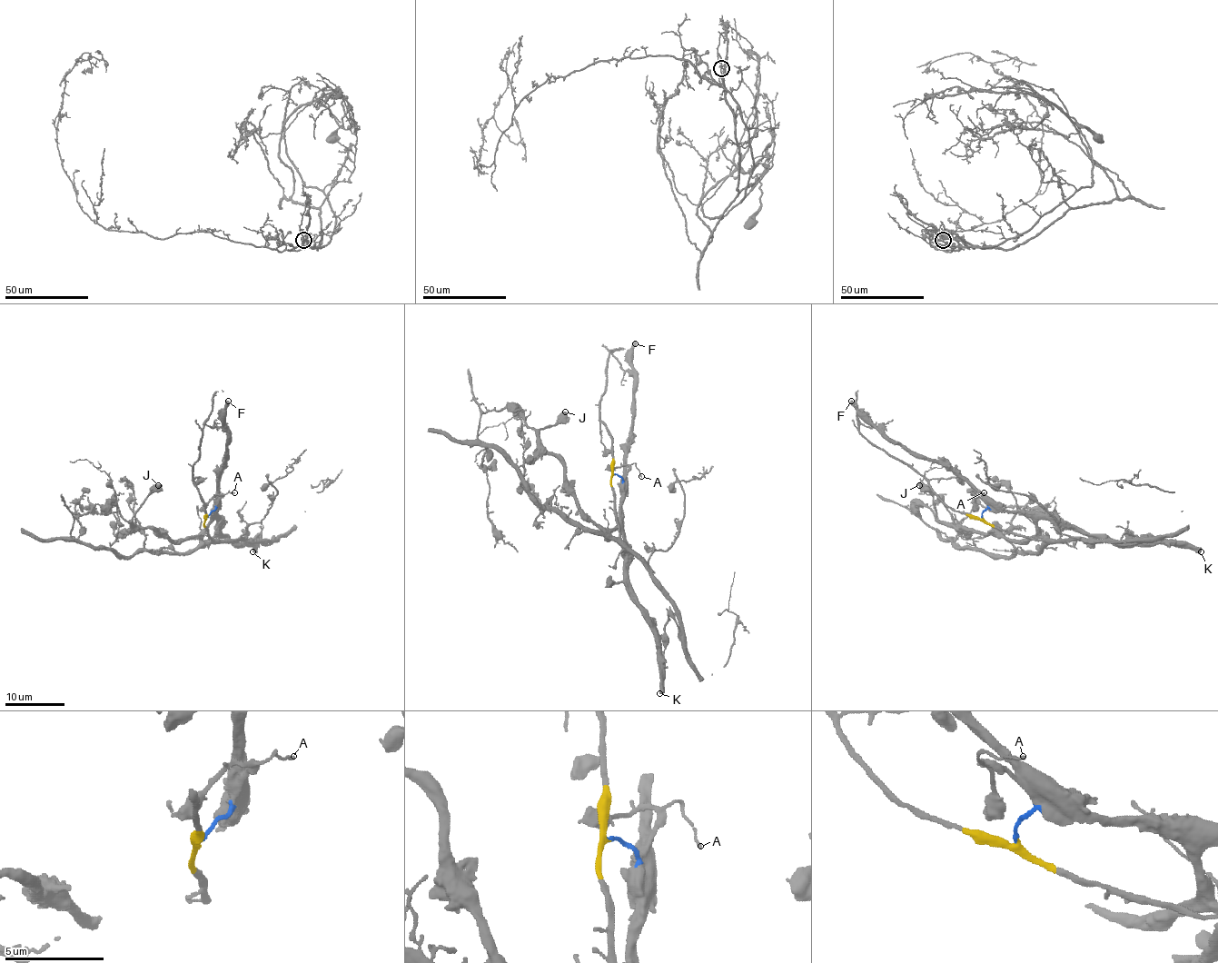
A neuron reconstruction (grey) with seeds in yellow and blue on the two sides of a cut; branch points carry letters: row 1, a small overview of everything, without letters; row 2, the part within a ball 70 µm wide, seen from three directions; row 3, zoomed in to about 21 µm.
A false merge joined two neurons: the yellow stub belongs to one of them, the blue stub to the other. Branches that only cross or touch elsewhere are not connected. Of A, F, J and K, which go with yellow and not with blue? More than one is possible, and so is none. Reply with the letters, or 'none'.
none

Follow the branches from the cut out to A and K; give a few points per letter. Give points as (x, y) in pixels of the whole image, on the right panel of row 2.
A: (981, 516), (987, 506), (971, 492), (985, 492)
K: (981, 516), (987, 509), (1042, 511), (1055, 521), (1109, 537), (1116, 544), (1168, 543), (1196, 548), (1201, 552)

